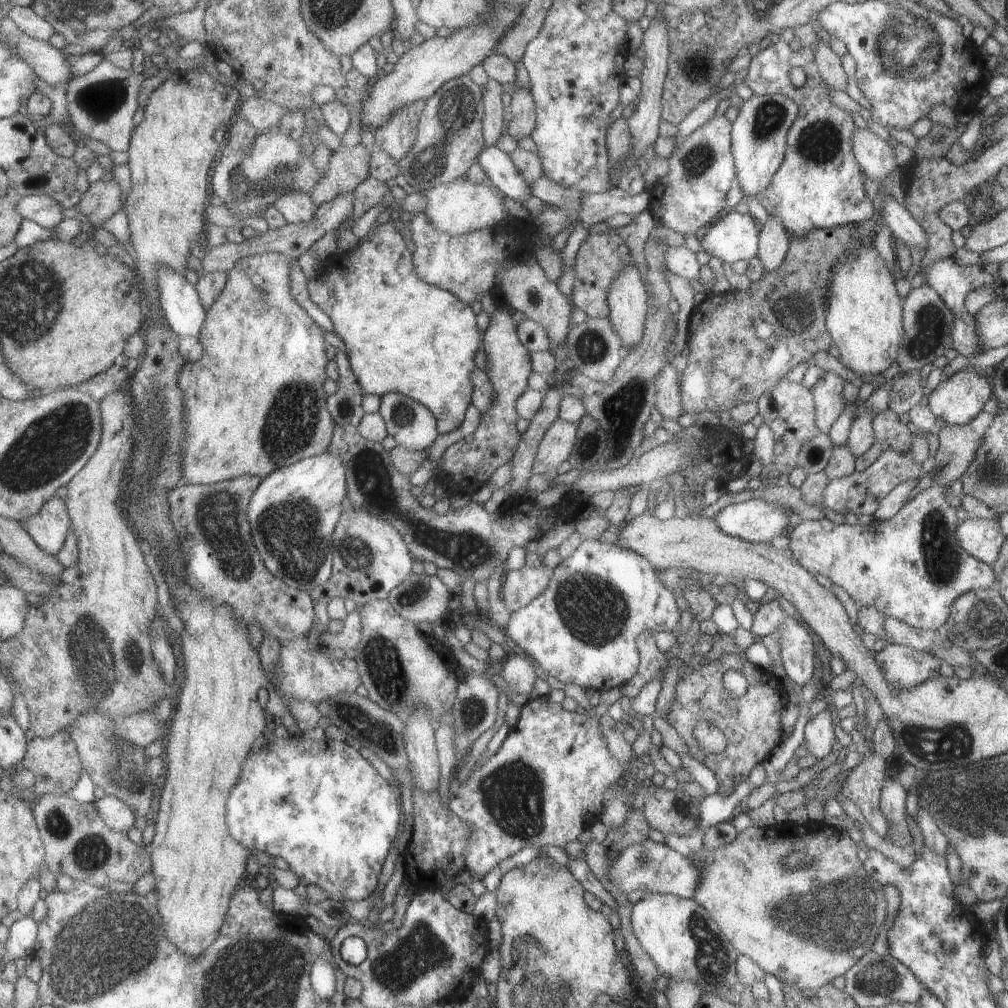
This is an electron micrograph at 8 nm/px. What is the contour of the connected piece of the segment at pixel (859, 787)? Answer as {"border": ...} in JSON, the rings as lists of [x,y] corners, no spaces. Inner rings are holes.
{"border":[[[853,717],[853,719],[853,731],[859,732],[859,738],[869,749],[864,754],[859,753],[861,755],[861,760],[844,776],[842,783],[840,784],[840,789],[838,790],[839,797],[847,798],[847,800],[851,800],[853,804],[856,804],[859,807],[863,818],[869,823],[871,829],[884,839],[888,822],[881,814],[879,803],[880,790],[882,789],[883,781],[886,779],[889,771],[886,767],[887,764],[885,759],[881,755],[874,753],[874,750],[871,749],[872,738],[865,735],[865,726],[867,726],[865,717]]]}

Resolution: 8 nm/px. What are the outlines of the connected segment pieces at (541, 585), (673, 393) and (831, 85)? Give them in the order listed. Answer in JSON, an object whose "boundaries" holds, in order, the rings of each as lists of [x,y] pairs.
{"boundaries":[[[[541,565],[537,568],[524,566],[513,571],[504,571],[499,596],[507,612],[511,614],[525,608],[533,598],[539,596],[545,590],[550,574],[551,570]]],[[[670,362],[663,365],[654,378],[656,396],[654,406],[663,419],[677,419],[682,414],[679,381],[680,376]]],[[[821,40],[814,48],[814,61],[817,65],[821,83],[830,90],[845,90],[848,77],[842,67],[842,61]]]]}

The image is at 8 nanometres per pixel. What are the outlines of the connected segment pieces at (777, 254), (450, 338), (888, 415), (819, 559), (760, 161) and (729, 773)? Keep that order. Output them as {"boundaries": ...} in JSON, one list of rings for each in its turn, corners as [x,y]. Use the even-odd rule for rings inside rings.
{"boundaries":[[[[768,215],[766,222],[758,232],[756,256],[765,273],[774,271],[783,262],[789,246],[789,234],[781,221]]],[[[391,220],[381,225],[375,225],[373,230],[369,230],[365,238],[358,241],[357,246],[348,252],[340,252],[323,260],[320,265],[324,268],[322,275],[318,277],[318,273],[310,279],[306,279],[306,288],[310,296],[310,300],[316,304],[318,308],[326,314],[332,322],[332,332],[339,337],[346,345],[348,357],[348,365],[352,373],[357,379],[357,384],[363,393],[375,395],[381,398],[387,393],[399,393],[420,405],[425,406],[436,420],[436,431],[439,434],[445,434],[451,430],[459,428],[464,419],[464,412],[467,405],[470,403],[470,394],[473,390],[473,385],[470,381],[470,374],[476,368],[473,362],[473,355],[478,347],[478,342],[481,341],[482,334],[479,335],[475,326],[475,315],[471,311],[471,307],[462,303],[454,294],[449,291],[440,289],[439,287],[423,282],[414,273],[411,253],[407,250],[406,243],[403,242],[401,236],[396,232],[391,224]]],[[[887,408],[873,415],[872,430],[874,441],[881,448],[891,448],[899,452],[910,450],[910,432],[891,409]]],[[[986,412],[977,413],[964,425],[945,425],[937,430],[938,448],[933,460],[936,466],[931,473],[934,478],[931,487],[923,489],[907,501],[891,518],[861,525],[834,523],[828,518],[802,520],[788,534],[788,549],[795,560],[810,574],[821,574],[833,584],[842,588],[855,602],[858,608],[873,607],[882,617],[891,617],[904,622],[907,626],[932,631],[941,630],[947,620],[950,606],[963,593],[977,589],[995,587],[994,572],[990,565],[973,558],[958,545],[955,540],[955,528],[958,525],[955,517],[955,504],[949,504],[943,497],[944,487],[956,479],[969,466],[974,452],[980,445],[984,430],[991,424],[992,416]]],[[[779,93],[752,95],[749,99],[740,102],[736,118],[731,123],[730,151],[734,160],[735,182],[738,182],[743,197],[752,196],[757,200],[758,194],[769,184],[783,160],[786,132],[797,113],[797,105]]],[[[723,653],[718,659],[697,670],[679,667],[680,679],[677,680],[674,700],[666,716],[673,730],[680,736],[687,754],[711,770],[716,778],[716,793],[727,796],[739,781],[748,778],[755,763],[761,763],[772,754],[772,748],[783,739],[780,723],[780,710],[786,703],[786,684],[783,678],[773,671],[756,669],[749,661],[735,653]],[[727,671],[742,674],[747,681],[745,692],[733,698],[723,688],[722,676]],[[699,721],[707,721],[726,738],[726,747],[720,753],[707,753],[698,746],[693,731]]]]}

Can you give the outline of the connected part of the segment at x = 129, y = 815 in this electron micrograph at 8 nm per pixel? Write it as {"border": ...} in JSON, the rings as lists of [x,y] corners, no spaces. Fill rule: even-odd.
{"border":[[[105,794],[93,804],[97,808],[99,816],[103,818],[103,822],[106,822],[116,831],[128,831],[137,820],[137,814],[134,810],[115,796]]]}

